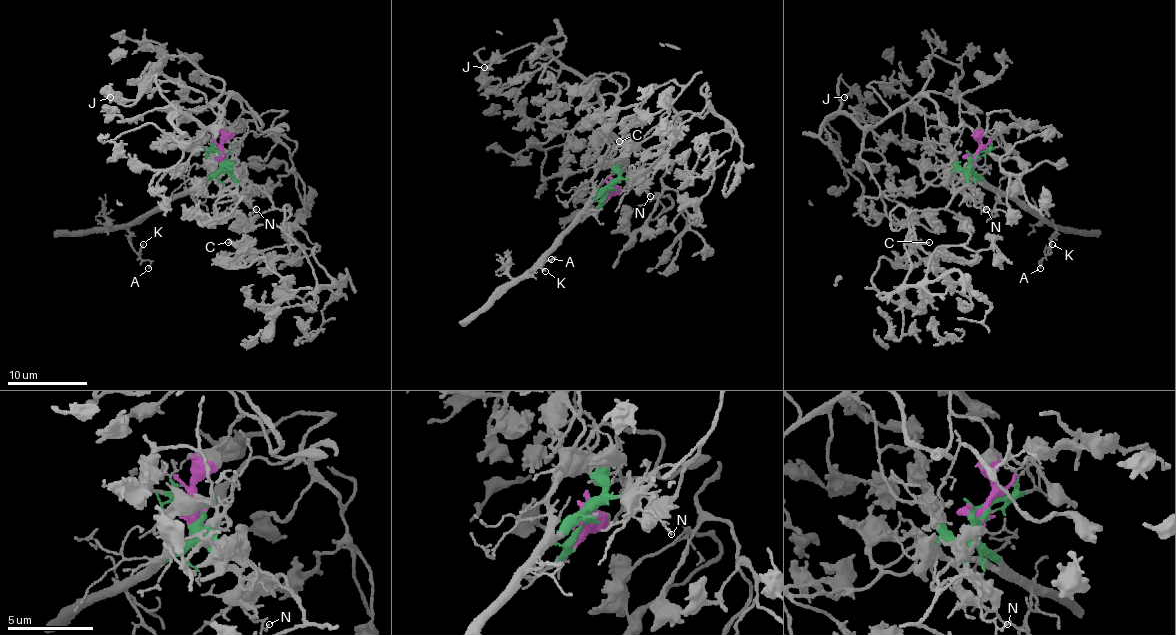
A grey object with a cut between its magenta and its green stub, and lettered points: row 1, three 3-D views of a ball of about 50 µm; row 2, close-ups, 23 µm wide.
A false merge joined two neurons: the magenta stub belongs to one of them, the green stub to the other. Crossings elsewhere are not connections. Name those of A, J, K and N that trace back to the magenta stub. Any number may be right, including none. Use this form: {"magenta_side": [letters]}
{"magenta_side": ["J"]}

